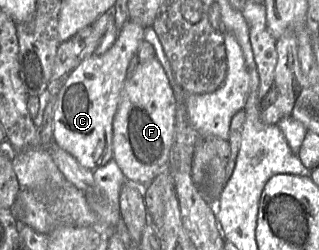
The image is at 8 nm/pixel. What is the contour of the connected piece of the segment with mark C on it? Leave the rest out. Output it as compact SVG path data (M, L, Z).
M129 19L112 47L102 55L84 58L67 75L57 95L53 116L54 142L70 153L83 167L94 171L113 159L113 121L127 70L145 40L145 28Z

